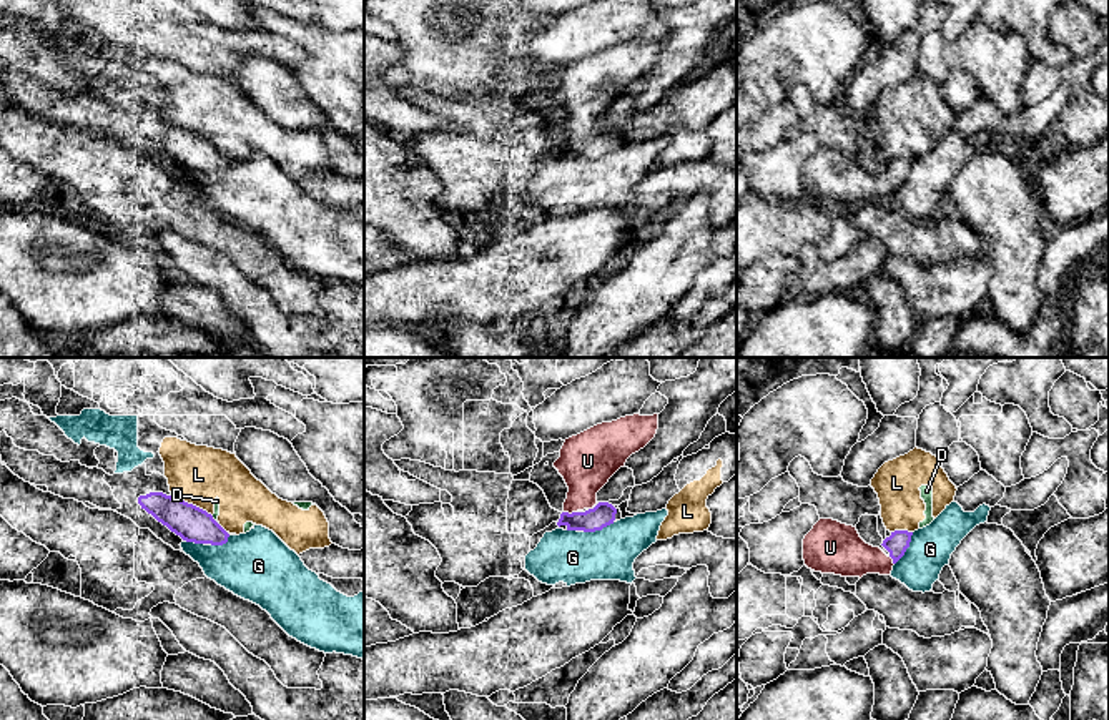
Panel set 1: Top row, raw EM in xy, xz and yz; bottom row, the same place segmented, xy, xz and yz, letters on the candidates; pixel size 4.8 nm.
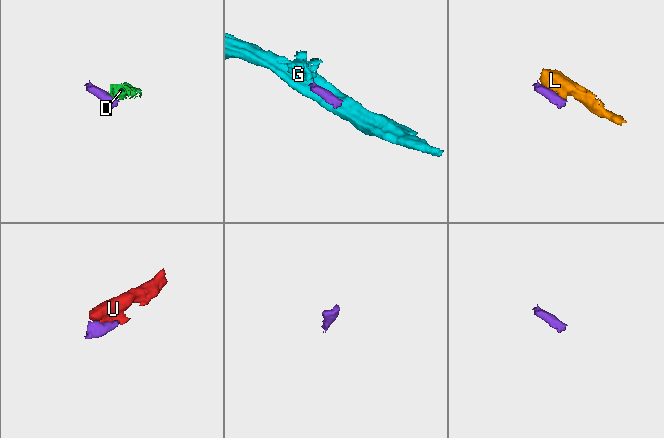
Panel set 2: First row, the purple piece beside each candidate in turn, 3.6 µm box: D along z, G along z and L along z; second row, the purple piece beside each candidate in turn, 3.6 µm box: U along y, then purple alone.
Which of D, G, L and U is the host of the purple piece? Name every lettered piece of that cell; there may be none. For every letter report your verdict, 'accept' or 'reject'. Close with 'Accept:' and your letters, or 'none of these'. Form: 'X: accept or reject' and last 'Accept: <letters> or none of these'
D: reject
G: reject
L: reject
U: accept
Accept: U

